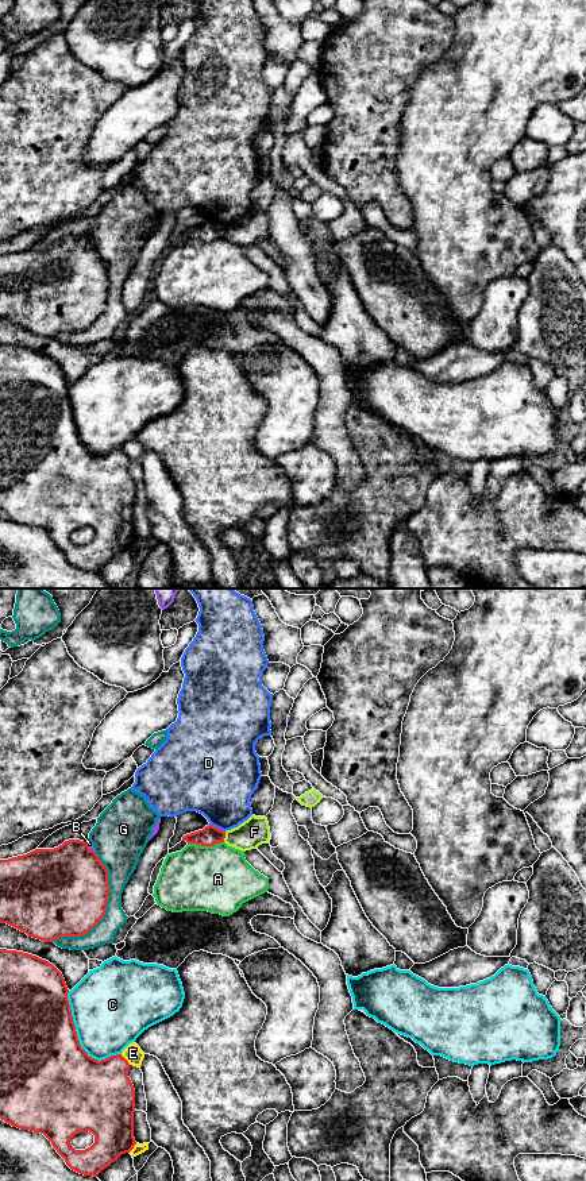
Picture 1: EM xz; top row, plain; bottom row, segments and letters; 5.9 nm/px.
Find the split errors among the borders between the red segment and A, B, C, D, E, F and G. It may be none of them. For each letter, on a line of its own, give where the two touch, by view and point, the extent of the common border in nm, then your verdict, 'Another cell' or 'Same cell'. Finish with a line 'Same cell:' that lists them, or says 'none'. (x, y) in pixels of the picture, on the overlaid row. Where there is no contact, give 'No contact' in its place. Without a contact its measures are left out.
A: Touches red at xz (205, 845). Shared border 220 nm. Another cell
B: Touches red at xz (88, 846). Shared border 90 nm. Another cell
C: Touches red at xz (77, 1039). Shared border 500 nm. Another cell
D: Touches red at xz (216, 828). Shared border 110 nm. Another cell
E: Touches red at xz (126, 1060). Shared border 90 nm. Another cell
F: Touches red at xz (224, 837). Shared border 70 nm. Another cell
G: Touches red at xz (105, 909). Shared border 600 nm. Another cell
Same cell: none

